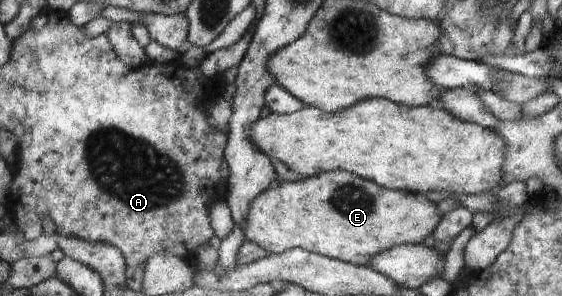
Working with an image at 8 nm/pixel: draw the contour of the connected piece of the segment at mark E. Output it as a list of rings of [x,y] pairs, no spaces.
[[[335,170],[301,177],[295,183],[277,181],[251,203],[243,232],[246,240],[259,244],[271,254],[282,254],[293,248],[301,248],[344,262],[369,266],[376,255],[390,250],[393,246],[423,244],[430,239],[441,218],[437,203],[426,195],[389,191],[375,185],[373,181],[361,179],[347,171]]]

